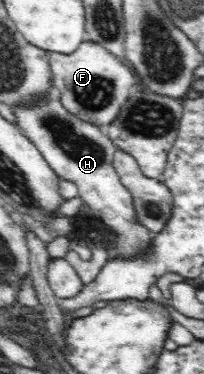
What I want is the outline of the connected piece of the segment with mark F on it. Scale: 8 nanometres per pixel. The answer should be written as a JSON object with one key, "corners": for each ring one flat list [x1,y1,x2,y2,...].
{"corners":[[86,39,73,54,49,54,52,86,61,93,61,103,70,114,93,125,105,125,119,115,119,109,127,101,129,89,135,85,135,75,125,67,125,63,117,63,111,52]]}

